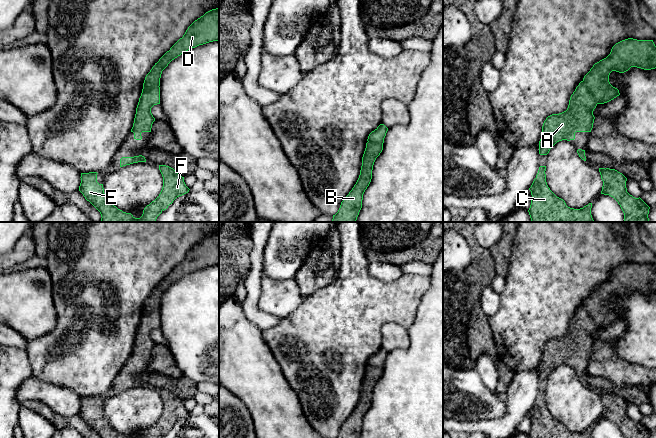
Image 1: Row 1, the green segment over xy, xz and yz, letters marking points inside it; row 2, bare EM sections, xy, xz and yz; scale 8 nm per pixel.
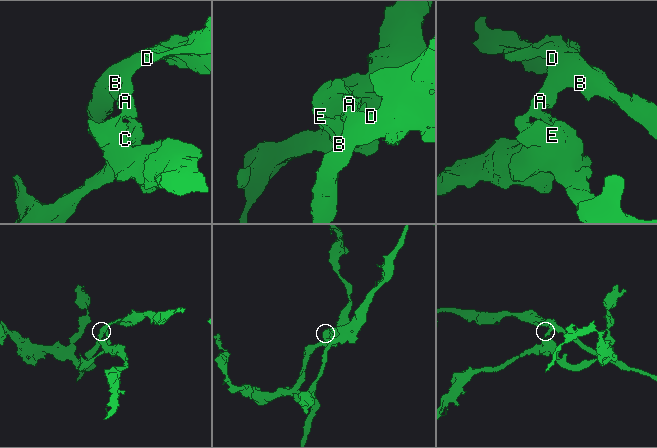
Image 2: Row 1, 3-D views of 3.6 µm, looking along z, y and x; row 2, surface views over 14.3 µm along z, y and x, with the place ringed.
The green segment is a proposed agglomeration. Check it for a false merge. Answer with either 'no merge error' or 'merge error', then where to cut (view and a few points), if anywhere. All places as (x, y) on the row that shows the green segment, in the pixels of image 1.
merge error | yz (583, 80), (597, 103)

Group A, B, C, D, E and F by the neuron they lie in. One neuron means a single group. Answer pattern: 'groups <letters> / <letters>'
groups A C E F / B D

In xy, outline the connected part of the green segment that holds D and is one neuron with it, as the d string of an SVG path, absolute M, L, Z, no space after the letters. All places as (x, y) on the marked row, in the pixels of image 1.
M219 7L206 12L195 20L180 38L167 51L146 75L143 88L159 87L162 71L168 64L186 52L199 45L219 40Z

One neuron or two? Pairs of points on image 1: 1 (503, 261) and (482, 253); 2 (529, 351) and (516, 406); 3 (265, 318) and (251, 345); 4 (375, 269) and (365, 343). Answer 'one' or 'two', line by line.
1: two
2: two
3: two
4: two

